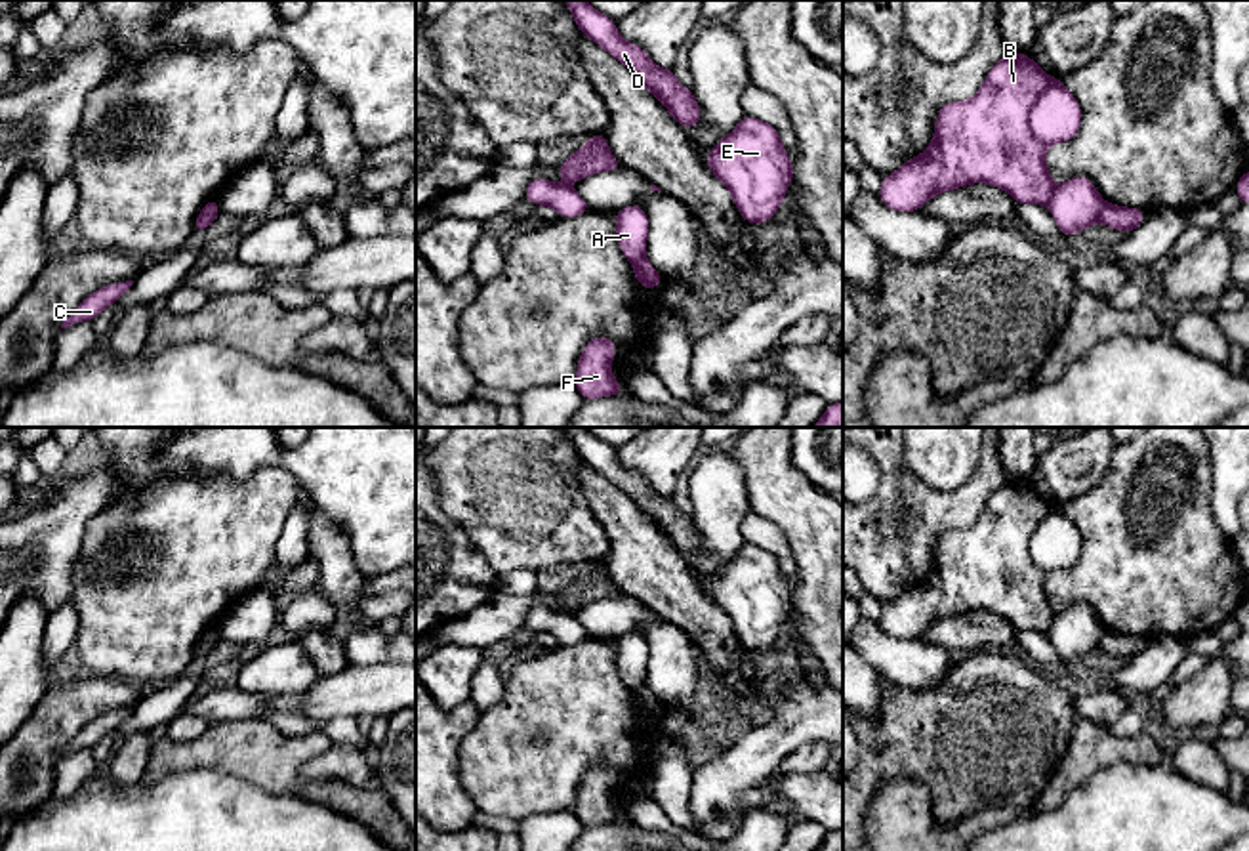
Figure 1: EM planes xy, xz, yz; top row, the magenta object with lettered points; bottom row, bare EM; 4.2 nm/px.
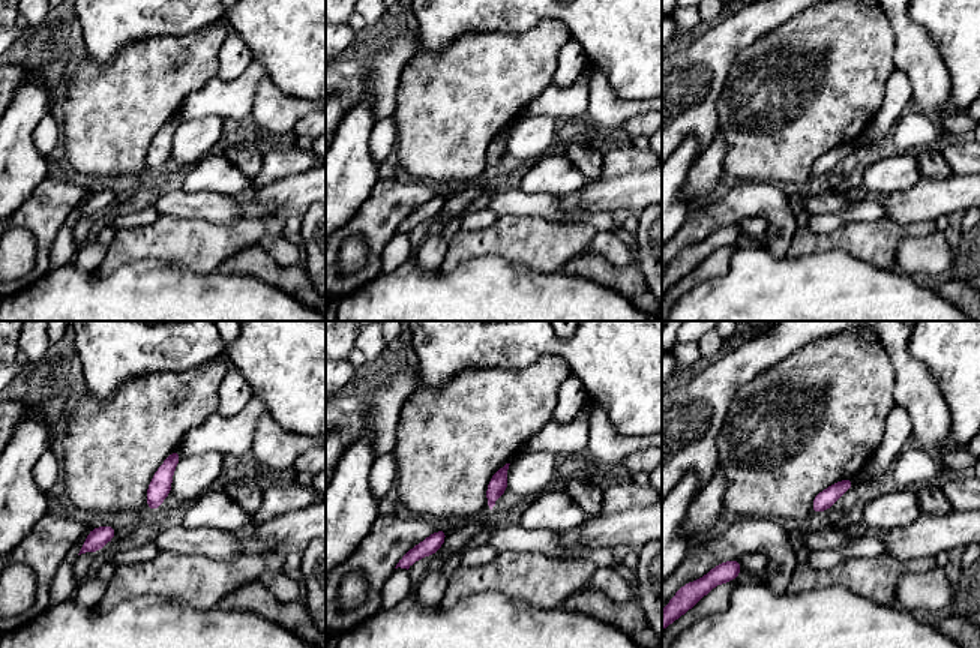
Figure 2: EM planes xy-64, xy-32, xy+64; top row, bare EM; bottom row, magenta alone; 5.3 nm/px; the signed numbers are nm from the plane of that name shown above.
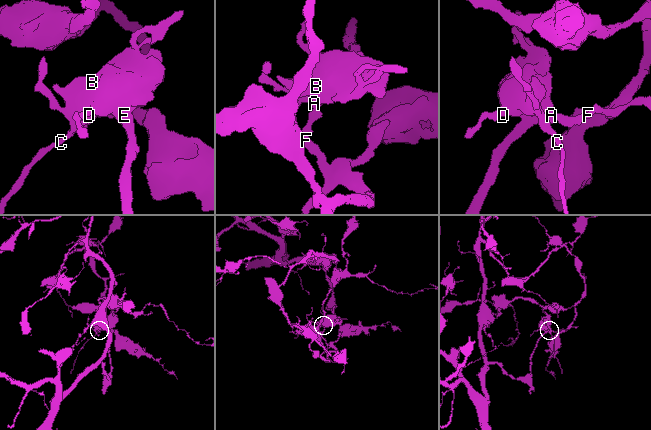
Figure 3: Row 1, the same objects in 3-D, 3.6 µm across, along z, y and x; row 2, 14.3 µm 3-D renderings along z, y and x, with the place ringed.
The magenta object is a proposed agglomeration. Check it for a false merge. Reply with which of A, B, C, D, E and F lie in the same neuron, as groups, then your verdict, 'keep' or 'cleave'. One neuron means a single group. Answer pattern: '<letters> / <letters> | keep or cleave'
A B C D E / F | cleave

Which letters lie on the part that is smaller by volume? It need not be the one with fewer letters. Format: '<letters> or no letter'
F

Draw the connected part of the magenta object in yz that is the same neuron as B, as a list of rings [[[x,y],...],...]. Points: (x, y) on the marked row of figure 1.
[[[1007,52],[988,73],[974,97],[940,107],[932,143],[885,176],[877,197],[896,212],[917,212],[932,197],[973,183],[990,183],[1009,193],[1016,204],[1045,204],[1060,233],[1081,233],[1100,219],[1102,197],[1085,176],[1054,185],[1045,153],[1054,143],[1072,141],[1081,124],[1075,95],[1051,78],[1028,53]]]

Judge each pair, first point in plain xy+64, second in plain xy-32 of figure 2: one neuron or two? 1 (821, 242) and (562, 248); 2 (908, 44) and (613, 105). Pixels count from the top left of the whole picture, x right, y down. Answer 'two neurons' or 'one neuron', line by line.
1: one neuron
2: one neuron

